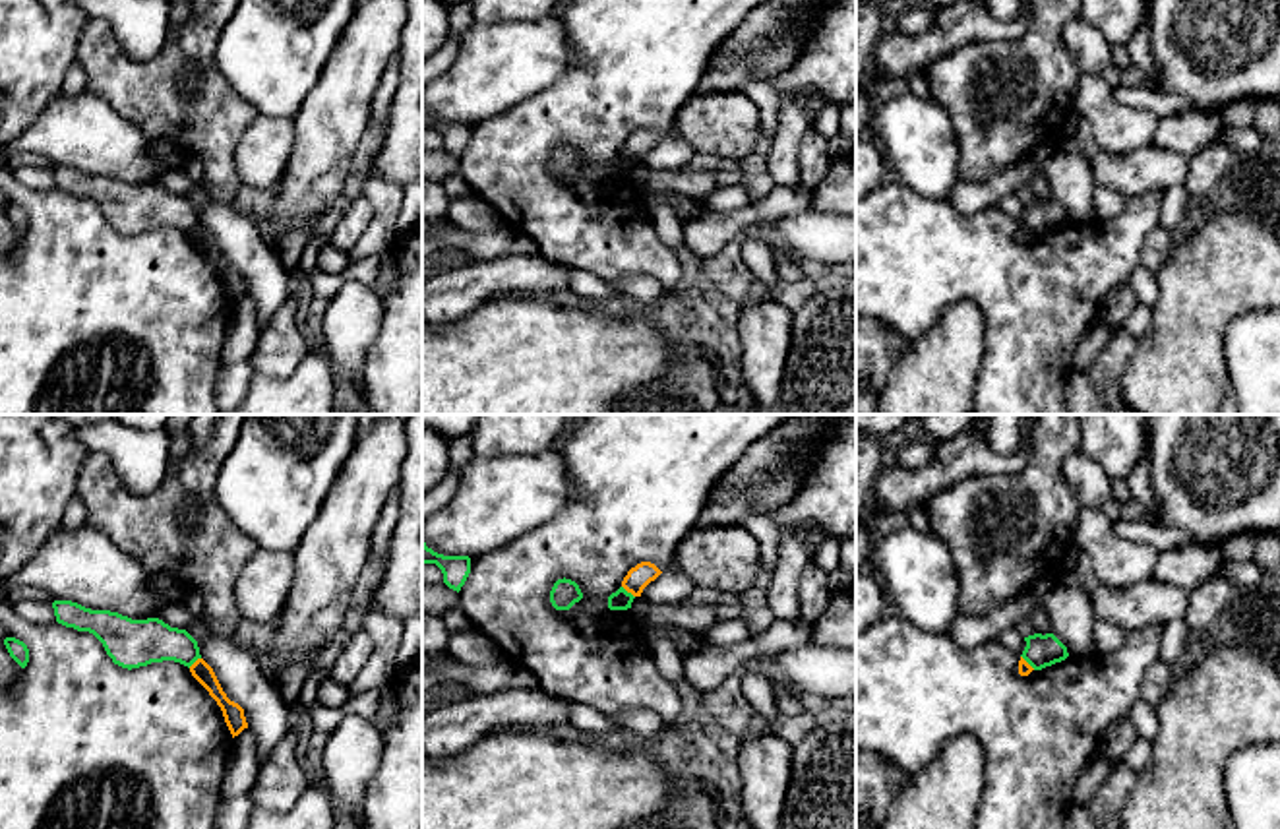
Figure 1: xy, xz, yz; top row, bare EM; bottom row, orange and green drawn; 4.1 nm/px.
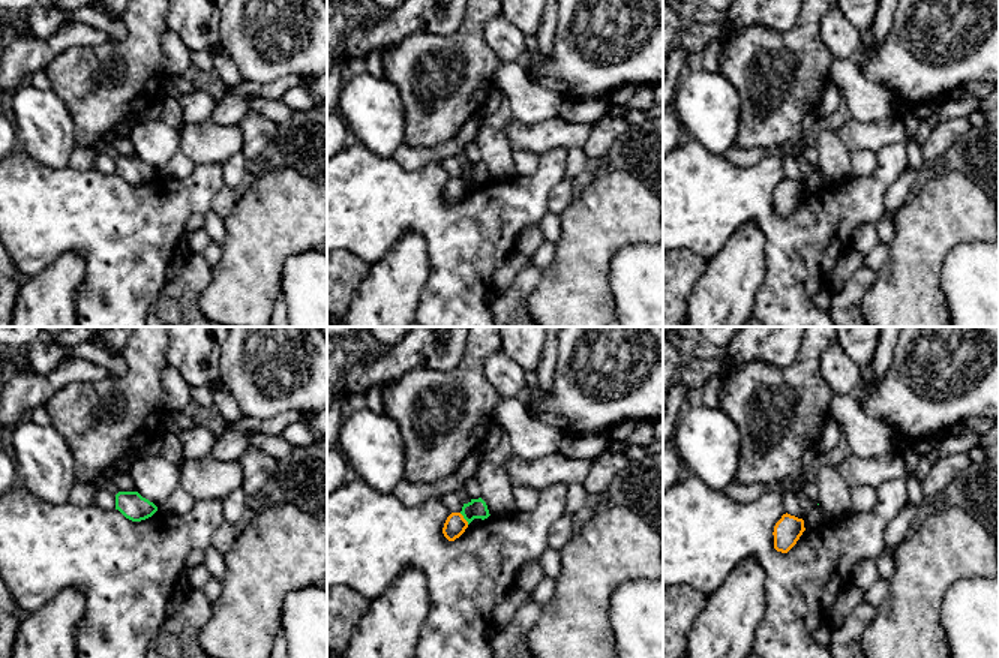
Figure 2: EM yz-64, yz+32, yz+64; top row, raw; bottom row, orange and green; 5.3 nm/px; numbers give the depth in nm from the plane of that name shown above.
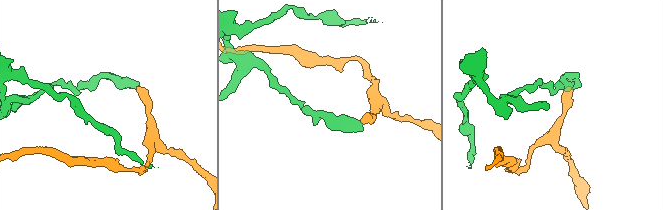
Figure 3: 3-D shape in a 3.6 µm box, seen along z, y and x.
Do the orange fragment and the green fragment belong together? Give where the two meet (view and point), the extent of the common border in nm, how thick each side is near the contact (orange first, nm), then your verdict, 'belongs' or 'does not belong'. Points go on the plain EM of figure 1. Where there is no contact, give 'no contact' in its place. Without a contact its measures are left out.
xz (628, 157) | 80 nm | 100/80 nm | does not belong

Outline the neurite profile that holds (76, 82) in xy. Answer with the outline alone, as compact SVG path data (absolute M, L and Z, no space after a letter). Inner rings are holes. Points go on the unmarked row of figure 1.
M77 60L72 62L66 81L64 81L64 91L68 95L79 95L83 89L87 89L87 77L79 66Z

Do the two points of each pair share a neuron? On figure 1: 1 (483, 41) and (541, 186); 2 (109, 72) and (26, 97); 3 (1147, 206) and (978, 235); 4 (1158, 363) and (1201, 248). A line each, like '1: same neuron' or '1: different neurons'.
1: different neurons
2: different neurons
3: same neuron
4: same neuron

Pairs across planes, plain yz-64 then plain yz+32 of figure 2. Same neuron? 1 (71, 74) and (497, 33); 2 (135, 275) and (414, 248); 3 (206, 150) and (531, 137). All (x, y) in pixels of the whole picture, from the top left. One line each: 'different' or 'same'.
1: different
2: different
3: same

